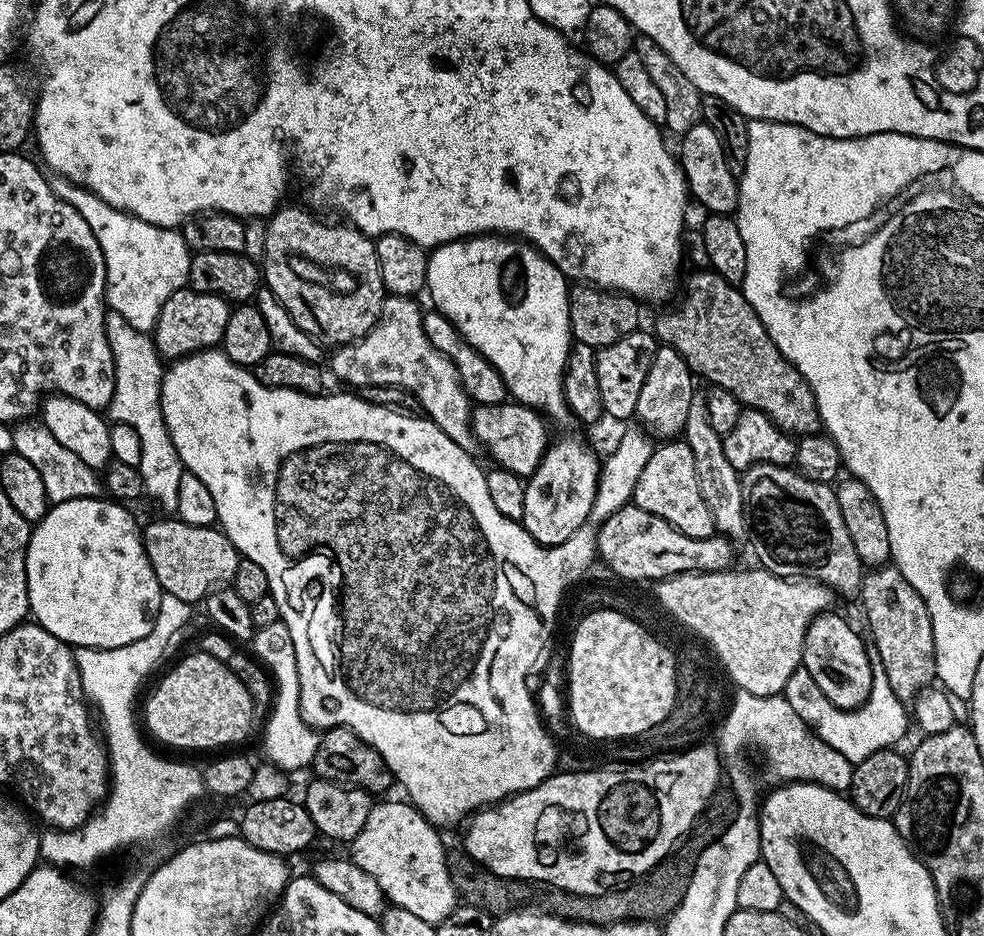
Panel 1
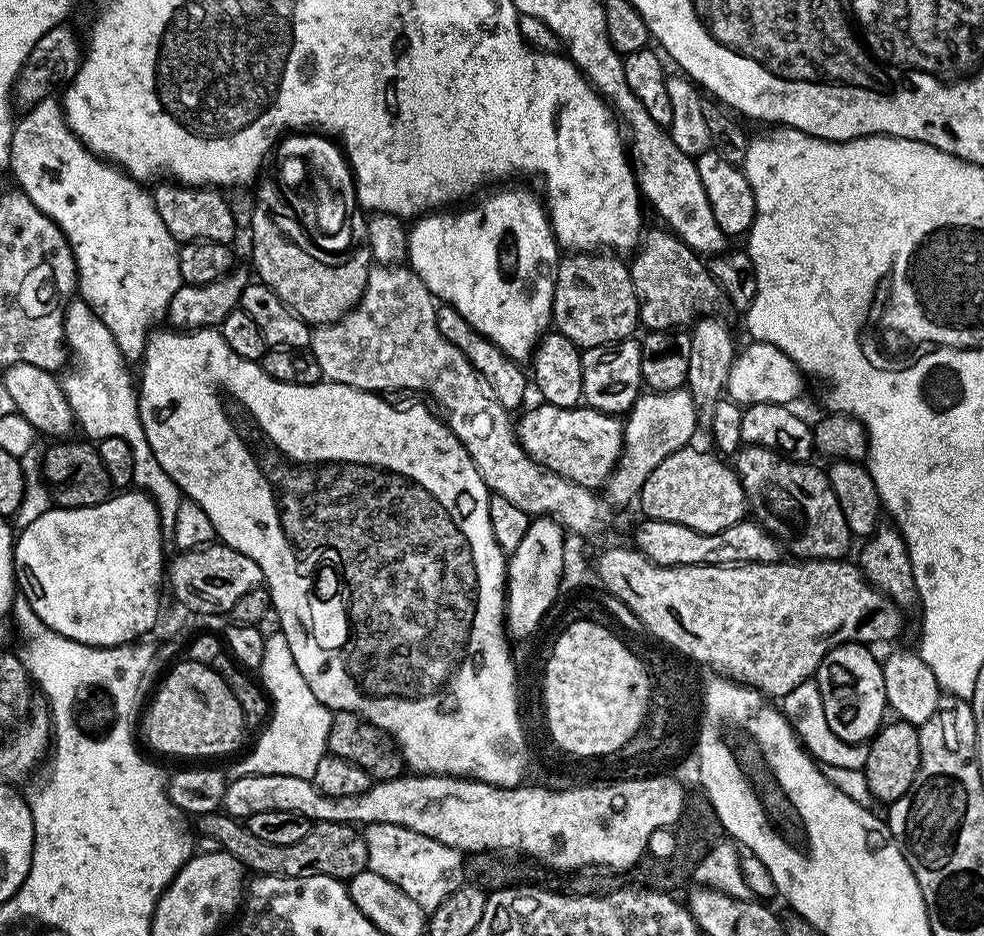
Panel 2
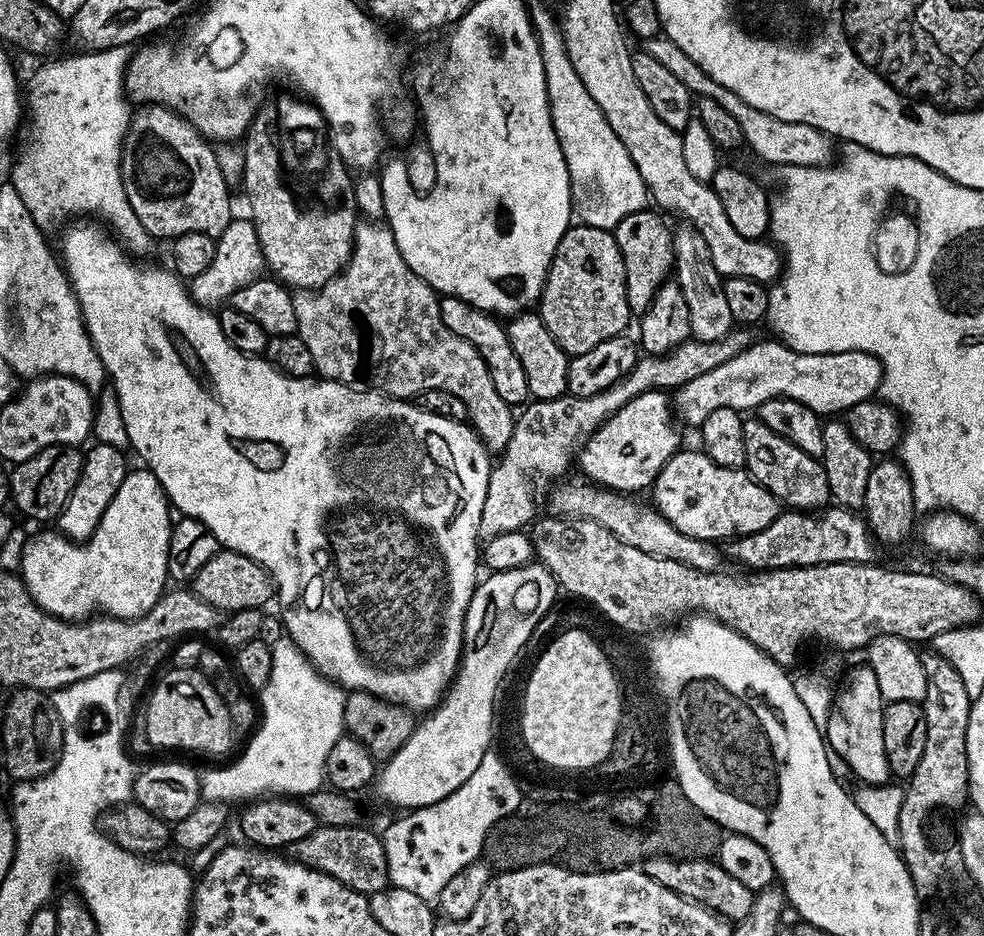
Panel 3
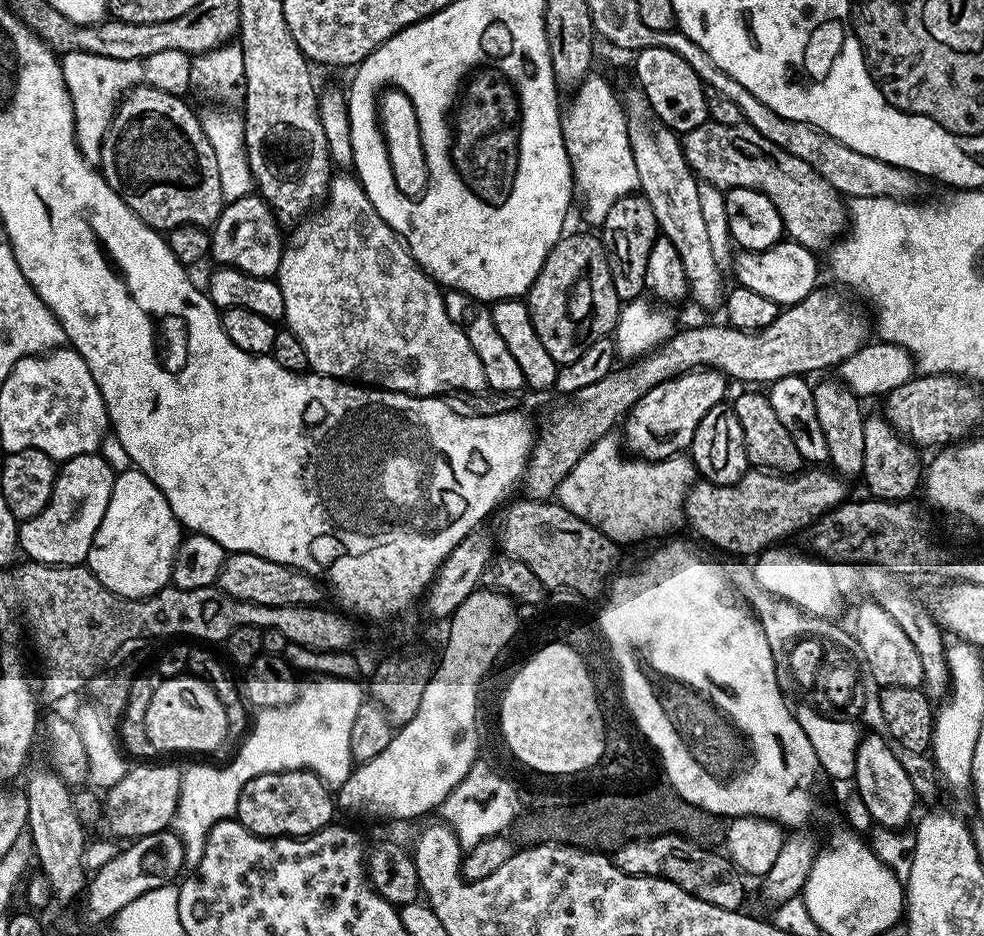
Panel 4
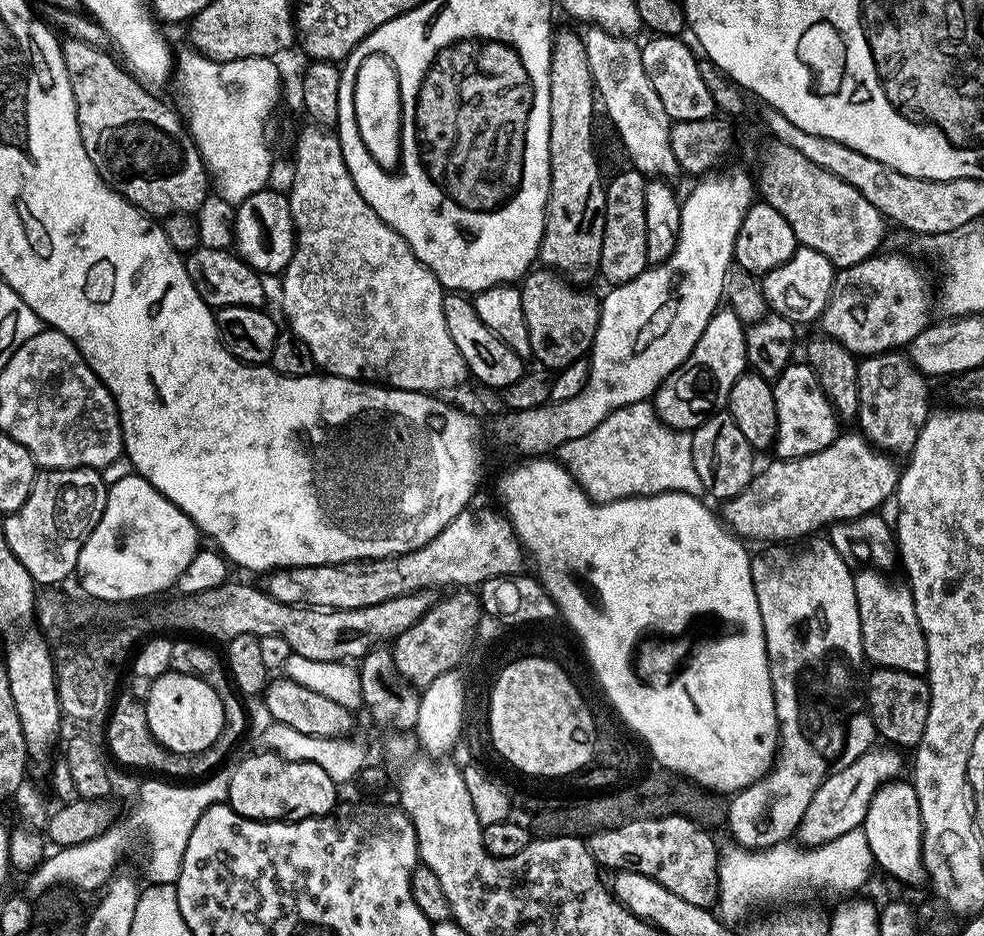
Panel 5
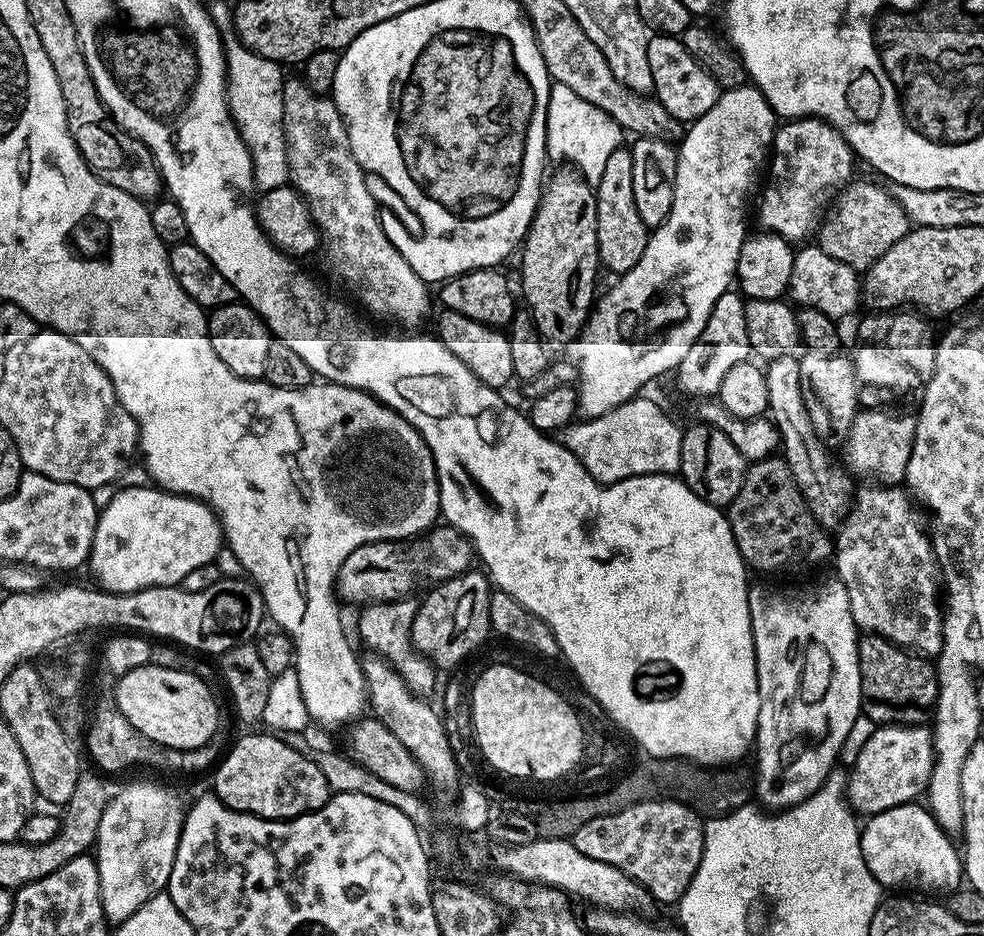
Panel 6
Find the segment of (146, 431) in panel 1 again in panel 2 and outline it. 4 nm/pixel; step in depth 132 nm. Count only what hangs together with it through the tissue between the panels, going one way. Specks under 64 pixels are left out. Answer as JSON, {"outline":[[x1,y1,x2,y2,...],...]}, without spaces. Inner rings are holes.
{"outline":[[76,298,64,309,64,343,68,345,72,372,63,373,62,383,75,423,89,441,122,438,122,442,130,446,130,454,134,454,132,484,156,501,160,532,165,538,172,537,178,506,182,506,185,497,174,478,158,466,158,458,154,458,154,450,150,450,150,442,146,442,146,430,140,417,138,384,133,369,132,372,128,369,131,368,129,361,125,360,122,350,118,350,118,342,114,342,114,334,106,330,102,318,98,318,84,300]]}

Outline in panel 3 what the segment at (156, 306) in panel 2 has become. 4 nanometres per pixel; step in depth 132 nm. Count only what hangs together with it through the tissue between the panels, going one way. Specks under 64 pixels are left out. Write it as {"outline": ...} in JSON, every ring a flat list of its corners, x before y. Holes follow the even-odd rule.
{"outline":[[127,47,107,48,101,52,85,51,80,55,84,56,68,56,65,60,56,60,60,58,45,59,41,63,44,65,29,78,28,84,26,80,26,104,27,107,28,104,32,107,32,141,29,142,28,149,17,160,14,160,14,167,10,172,11,183,18,190,18,194,26,206,26,210,34,218,34,222,40,229,49,230,48,228,54,227,59,220,64,220,67,216,84,216,80,218,96,218,92,216,101,216,105,220,103,223,114,233,115,239,129,253,148,252,151,250,152,244,154,244,154,237,148,233,146,226,142,226,142,222,138,220,138,214,134,214,134,206,130,206,130,198,126,198,126,190,124,189,124,182,120,173,120,146,124,143,124,136,128,133,130,123,130,111,128,112,130,100,126,95,124,86,124,73,127,72,130,63,129,49]]}

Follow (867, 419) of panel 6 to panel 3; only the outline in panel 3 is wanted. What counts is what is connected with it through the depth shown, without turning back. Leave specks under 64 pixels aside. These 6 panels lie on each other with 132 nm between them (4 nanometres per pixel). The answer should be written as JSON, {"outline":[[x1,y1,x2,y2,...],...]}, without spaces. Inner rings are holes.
{"outline":[[678,450,668,459,666,466,662,466,656,483,650,489,653,500,651,503,655,510,662,514,662,518,666,518,666,522,670,522,670,526,682,530,682,534,690,534,690,538,699,540,727,542,737,536,766,530,766,526,770,526,770,522,774,522,774,518,780,515,782,511,780,501,774,494,770,494,770,490,763,488,754,477,748,475,744,468,718,466,718,462,711,460,703,450,684,451]]}

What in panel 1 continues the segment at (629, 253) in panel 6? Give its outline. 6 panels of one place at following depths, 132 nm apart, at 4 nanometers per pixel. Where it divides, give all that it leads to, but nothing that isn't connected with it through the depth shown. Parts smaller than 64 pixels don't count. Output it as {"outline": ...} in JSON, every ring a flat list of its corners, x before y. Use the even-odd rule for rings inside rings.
{"outline":[[703,271,696,272,689,280,687,277,683,281,682,295,671,305,673,308,657,318,656,328,654,327,657,341,663,347,678,350,686,366,690,366,690,370,697,377,705,376,709,385,730,390,730,394,734,394,734,398,738,398,744,408,753,408,766,414,766,418,777,424,780,431,796,438,817,435,822,428,818,406,802,374,798,374,798,370,786,359,782,350,774,346,770,334,766,334,766,326,762,326,762,318,754,314,754,306,746,302,743,291,737,285,726,282,726,278,722,278,717,272]]}

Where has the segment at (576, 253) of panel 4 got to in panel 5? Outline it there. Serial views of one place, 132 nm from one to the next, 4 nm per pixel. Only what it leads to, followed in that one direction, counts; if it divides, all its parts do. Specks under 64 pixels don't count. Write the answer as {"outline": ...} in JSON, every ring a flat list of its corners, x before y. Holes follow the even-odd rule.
{"outline":[[543,266,529,271,523,277,519,290,522,294,522,314,526,314,526,326,530,330,532,356,540,363,537,365,559,370,570,366,570,362,585,359,591,353,600,321,600,300,597,297,592,297,588,290,568,283,563,276,557,276]]}

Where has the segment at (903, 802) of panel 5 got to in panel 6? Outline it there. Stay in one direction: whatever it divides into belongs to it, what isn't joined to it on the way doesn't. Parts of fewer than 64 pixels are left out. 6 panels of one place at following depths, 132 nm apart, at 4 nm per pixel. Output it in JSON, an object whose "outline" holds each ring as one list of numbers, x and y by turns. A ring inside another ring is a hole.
{"outline":[[923,803,894,806,868,816,865,821,860,830,862,858,866,858,866,866,881,889,944,898,961,887,964,880,961,849,952,846,949,833,940,829]]}

